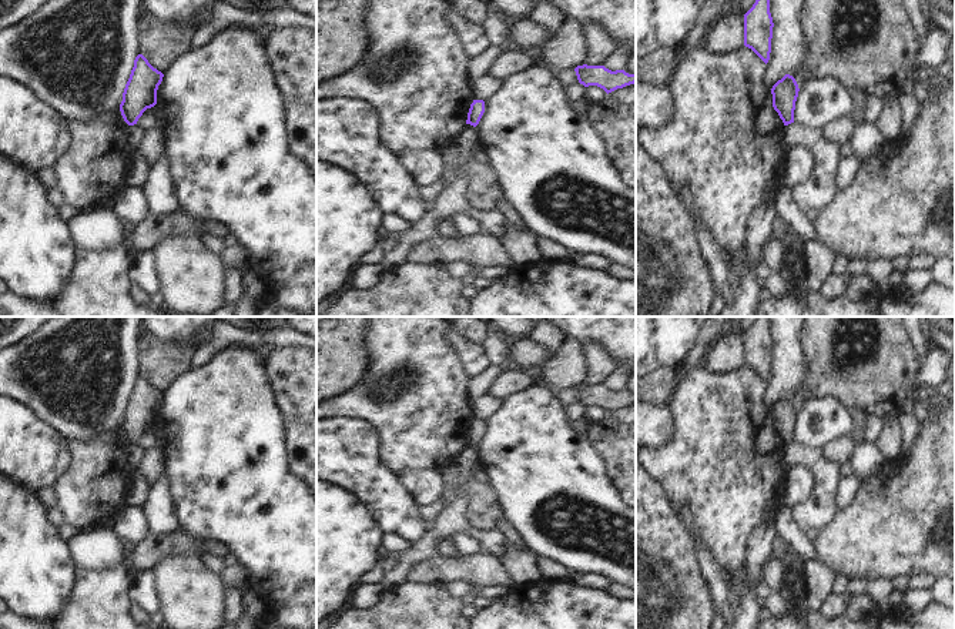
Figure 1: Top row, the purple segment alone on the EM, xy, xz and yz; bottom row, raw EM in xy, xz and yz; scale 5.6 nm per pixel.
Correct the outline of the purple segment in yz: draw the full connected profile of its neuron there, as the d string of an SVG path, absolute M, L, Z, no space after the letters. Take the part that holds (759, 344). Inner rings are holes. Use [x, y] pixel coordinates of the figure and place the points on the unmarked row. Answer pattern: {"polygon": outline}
{"polygon": "M758 317L744 334L744 365L751 368L765 384L771 372L773 347L770 318Z"}

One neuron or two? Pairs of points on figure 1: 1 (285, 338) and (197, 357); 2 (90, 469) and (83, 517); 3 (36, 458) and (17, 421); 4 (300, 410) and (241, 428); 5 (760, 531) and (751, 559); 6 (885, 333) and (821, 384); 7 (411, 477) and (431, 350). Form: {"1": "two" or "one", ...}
{"1": "one", "2": "one", "3": "one", "4": "two", "5": "one", "6": "one", "7": "two"}

